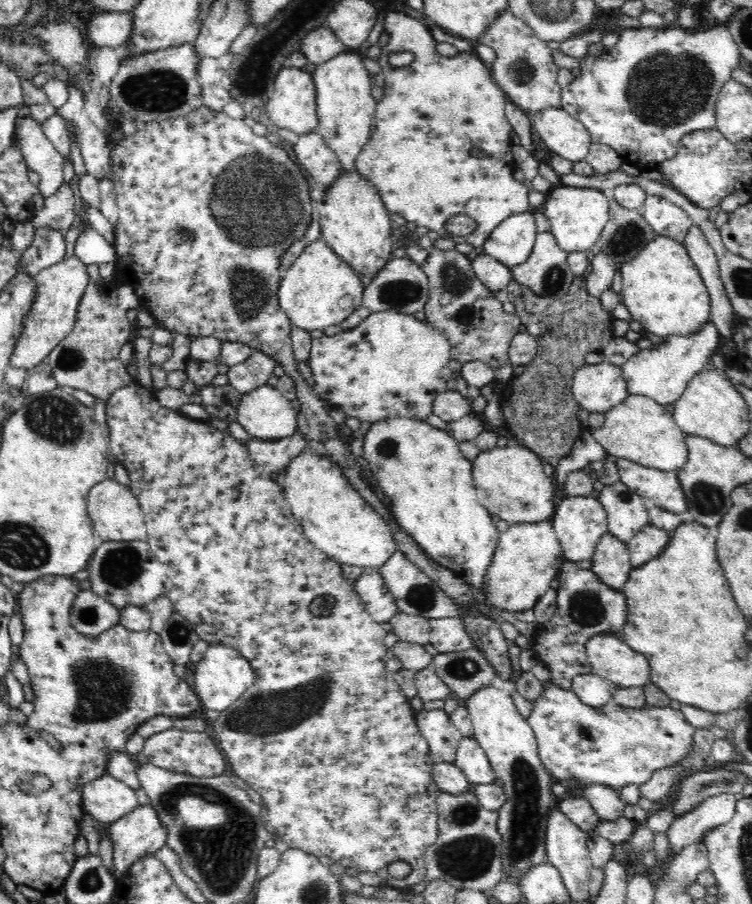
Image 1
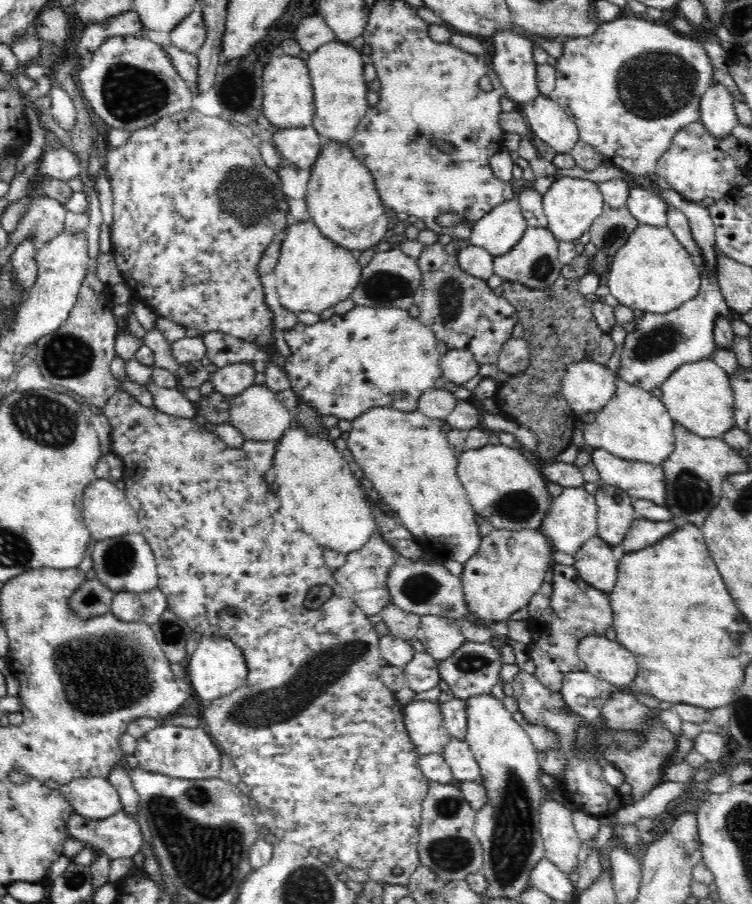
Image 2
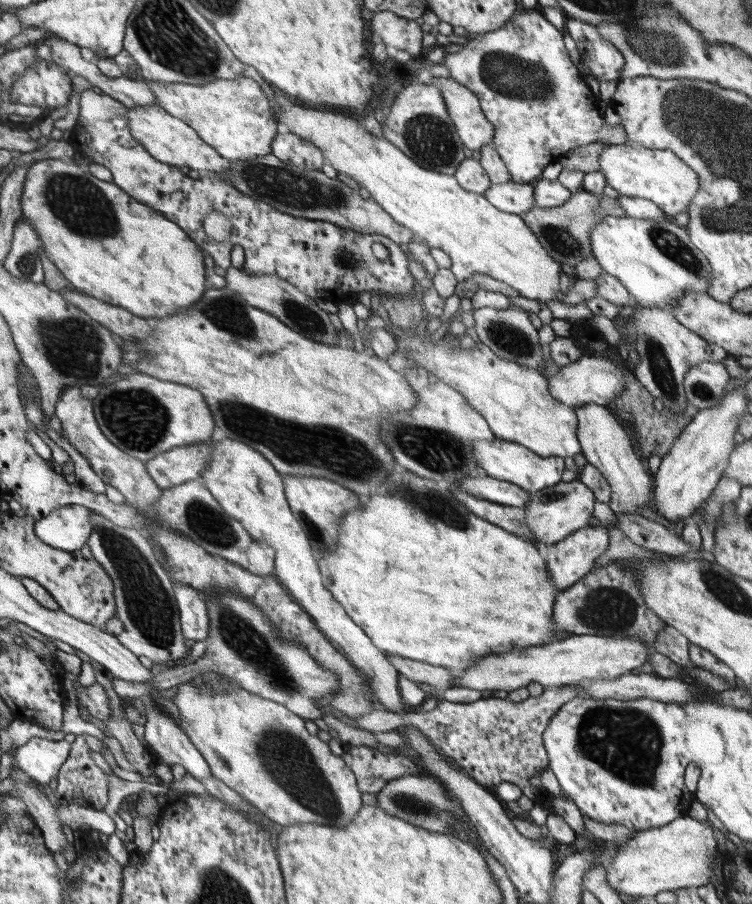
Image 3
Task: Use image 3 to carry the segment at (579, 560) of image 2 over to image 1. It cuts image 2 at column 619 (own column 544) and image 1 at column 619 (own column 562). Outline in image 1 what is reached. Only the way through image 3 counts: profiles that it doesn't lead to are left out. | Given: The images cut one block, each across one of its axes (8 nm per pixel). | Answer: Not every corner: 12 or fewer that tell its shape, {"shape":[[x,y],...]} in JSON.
{"shape":[[606,534],[596,544],[592,572],[622,590],[630,562],[626,542]]}

